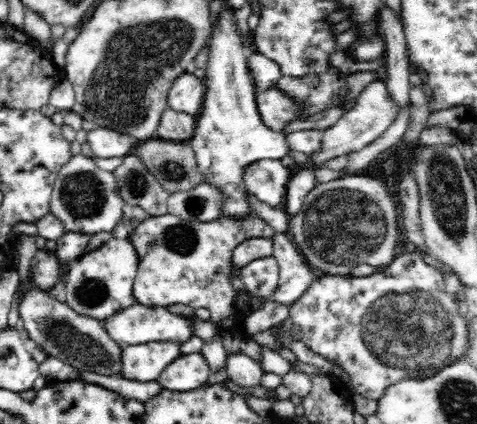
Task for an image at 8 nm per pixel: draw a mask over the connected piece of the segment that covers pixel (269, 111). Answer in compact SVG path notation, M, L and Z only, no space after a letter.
M277 87L258 94L256 107L264 125L272 131L281 131L287 122L294 118L302 118L298 105L286 99Z

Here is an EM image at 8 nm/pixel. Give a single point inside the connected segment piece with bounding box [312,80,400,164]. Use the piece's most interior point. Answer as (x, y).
(375, 111)

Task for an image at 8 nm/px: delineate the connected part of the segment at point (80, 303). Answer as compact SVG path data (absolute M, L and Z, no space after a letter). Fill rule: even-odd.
M112 237L101 246L74 259L65 278L65 303L78 314L104 324L116 312L122 312L124 308L130 308L137 303L133 286L138 266L138 253L130 238Z

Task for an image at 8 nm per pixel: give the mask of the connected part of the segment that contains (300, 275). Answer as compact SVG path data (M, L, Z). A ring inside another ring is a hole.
M276 232L272 241L274 241L273 257L278 261L280 269L278 288L272 294L272 299L292 304L310 288L310 284L318 280L321 273L306 262L290 234Z

